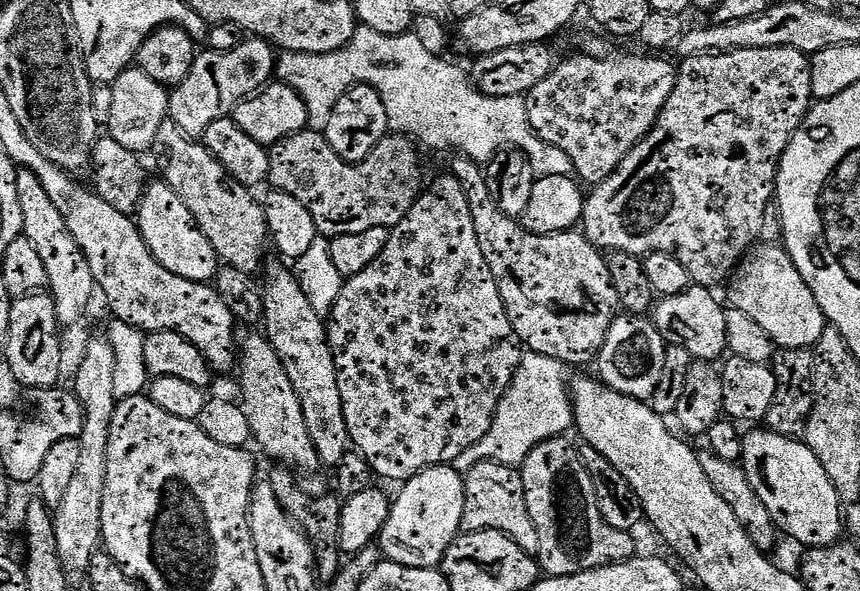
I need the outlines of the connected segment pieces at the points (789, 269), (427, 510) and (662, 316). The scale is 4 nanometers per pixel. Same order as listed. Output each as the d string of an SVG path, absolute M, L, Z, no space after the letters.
M757 243L745 255L727 281L731 307L742 310L742 314L750 314L750 318L754 318L754 322L770 334L777 349L815 349L826 327L824 312L818 306L810 286L806 286L802 274L798 274L798 266L794 266L788 249L779 243L764 243Z
M452 466L427 468L410 477L392 500L386 526L378 537L378 548L387 559L407 568L435 568L460 532L464 479Z
M693 286L682 294L663 297L654 308L654 323L665 341L686 346L696 362L716 362L728 352L726 308L716 301L716 294L711 288Z

